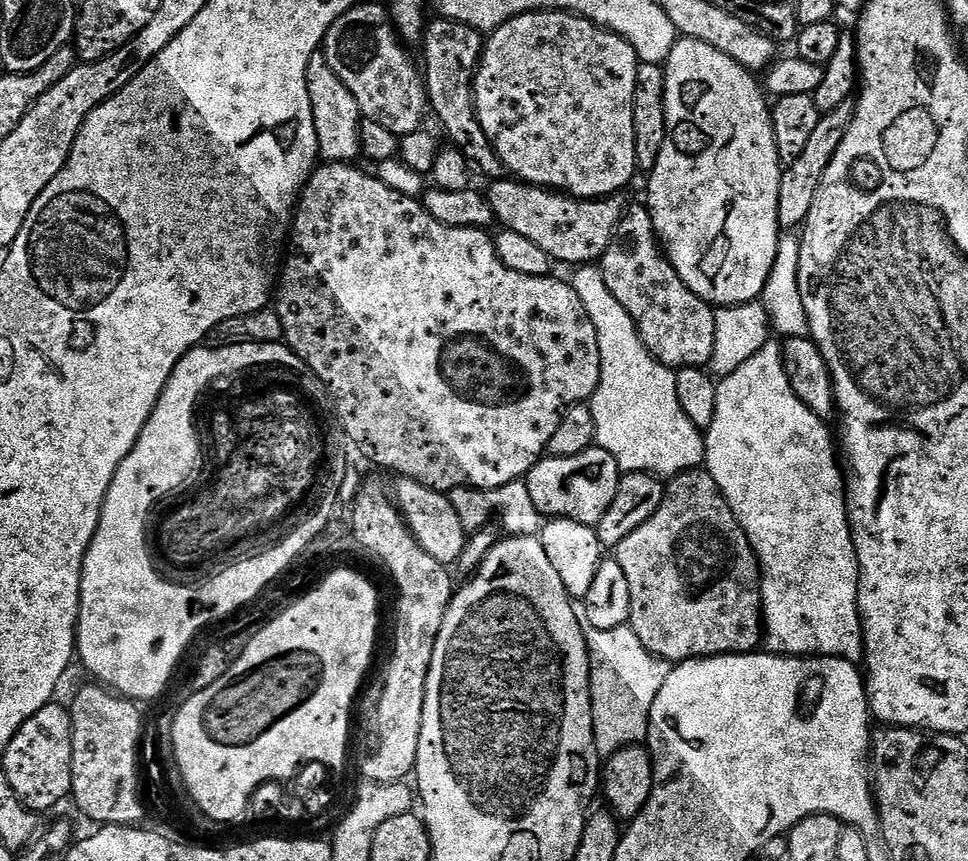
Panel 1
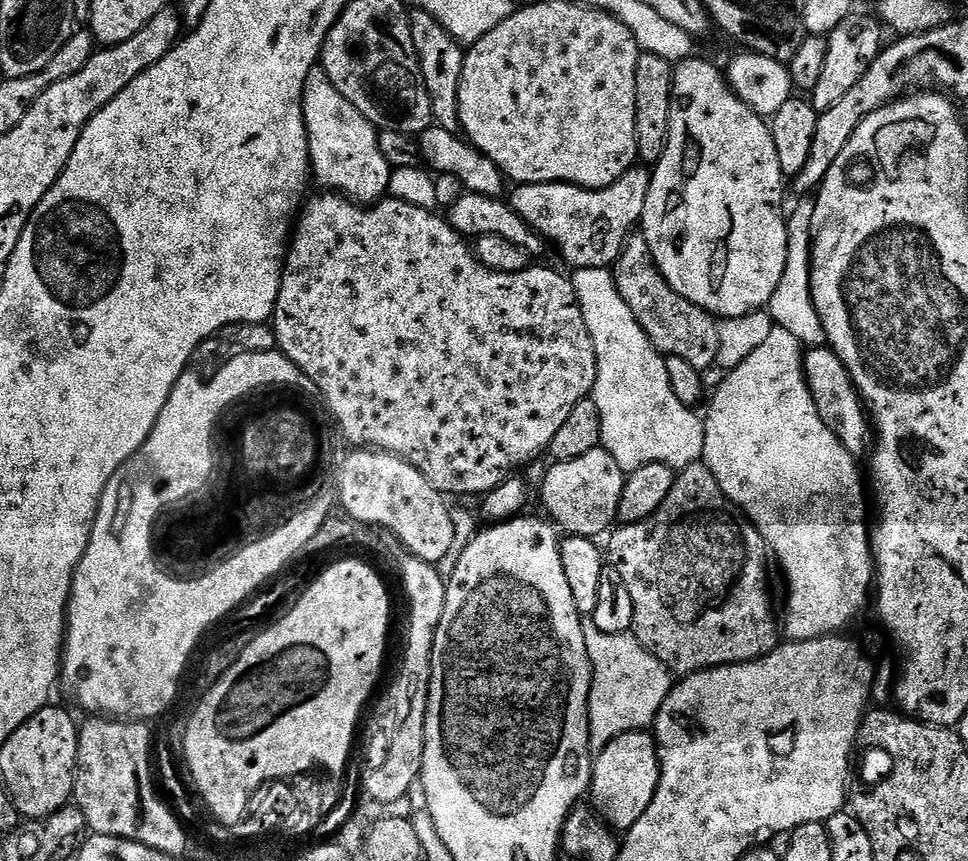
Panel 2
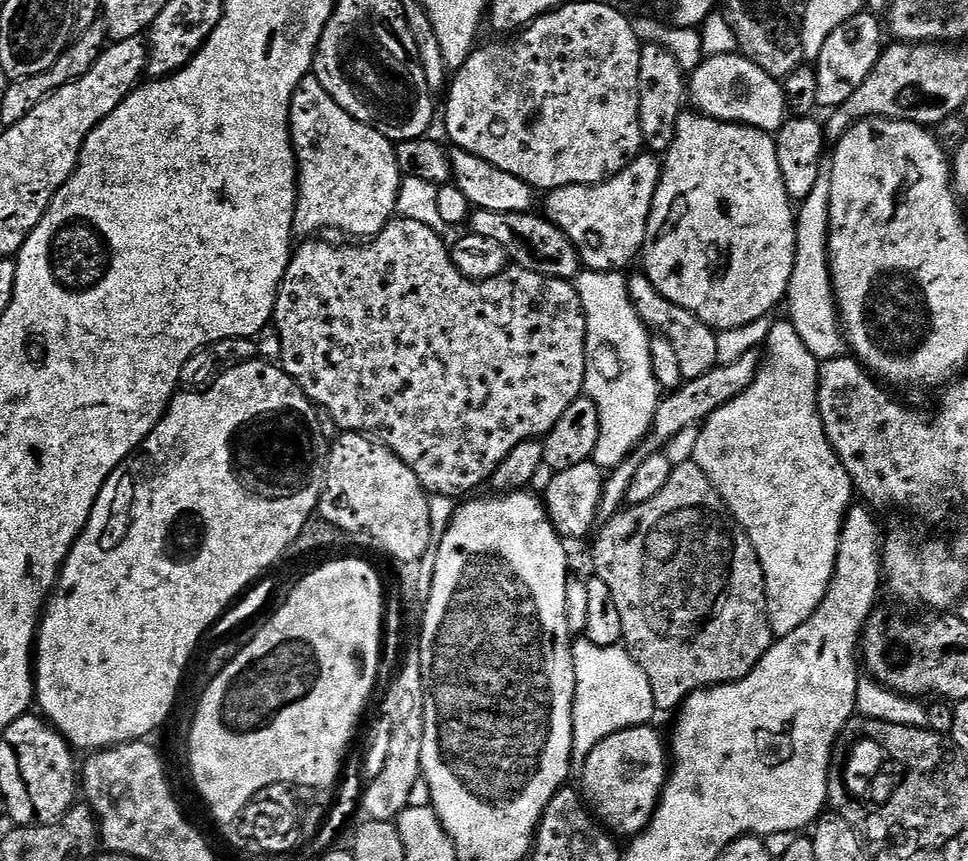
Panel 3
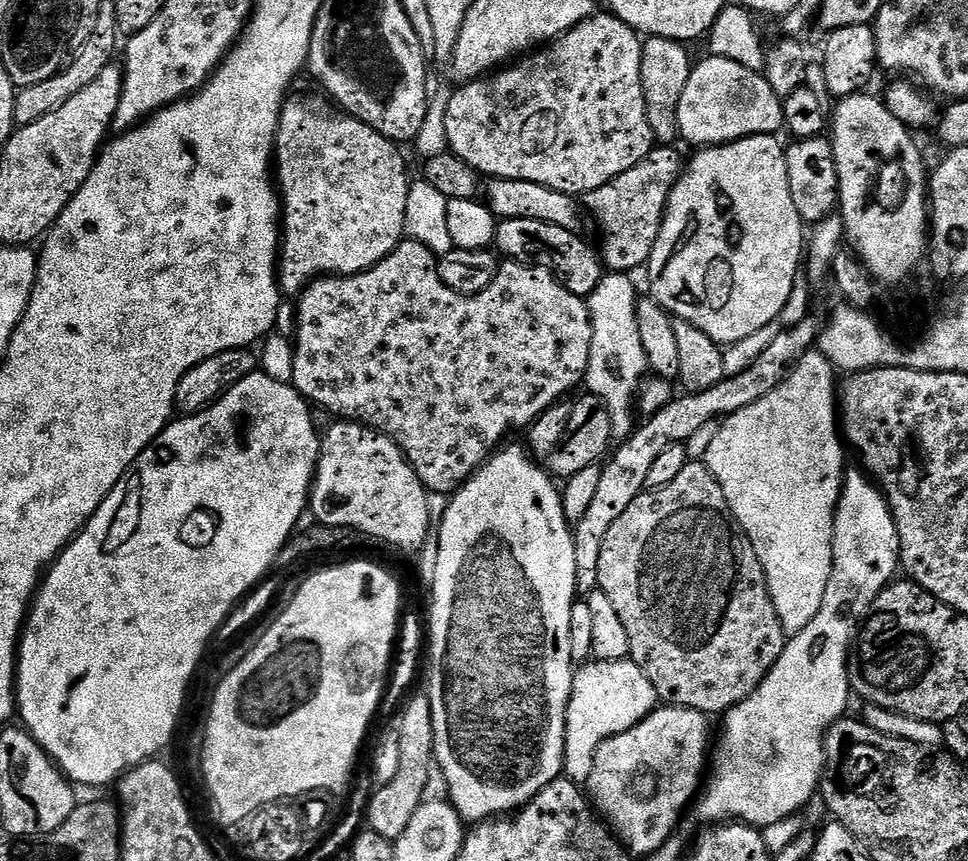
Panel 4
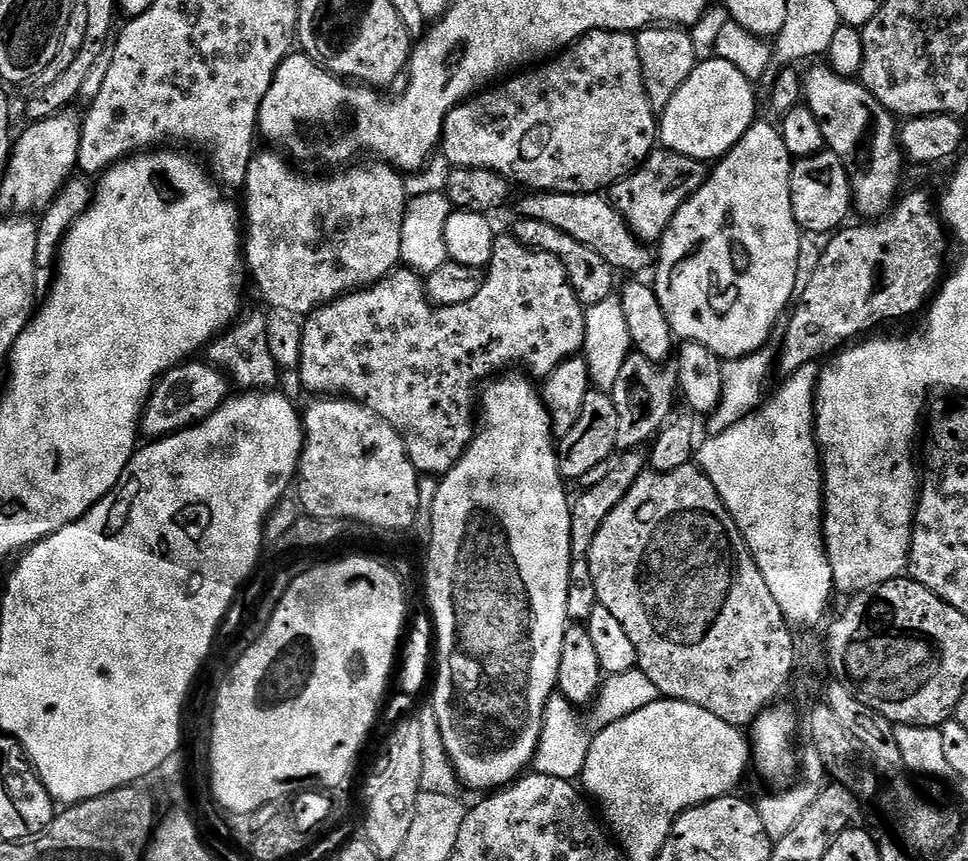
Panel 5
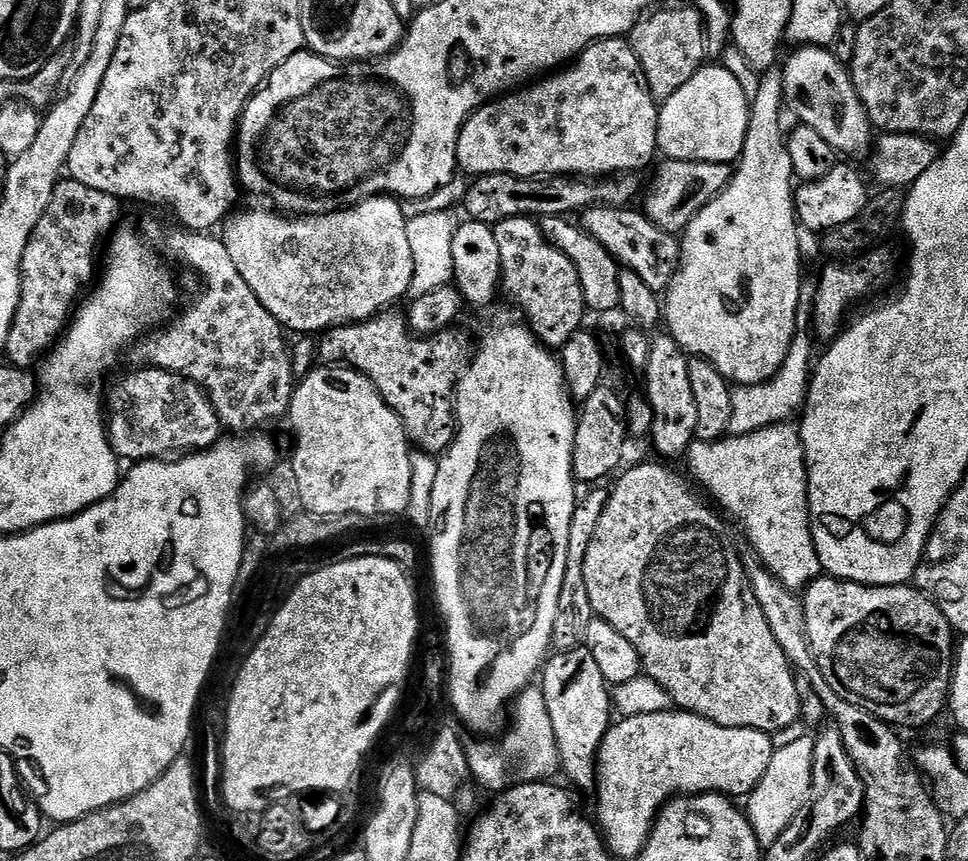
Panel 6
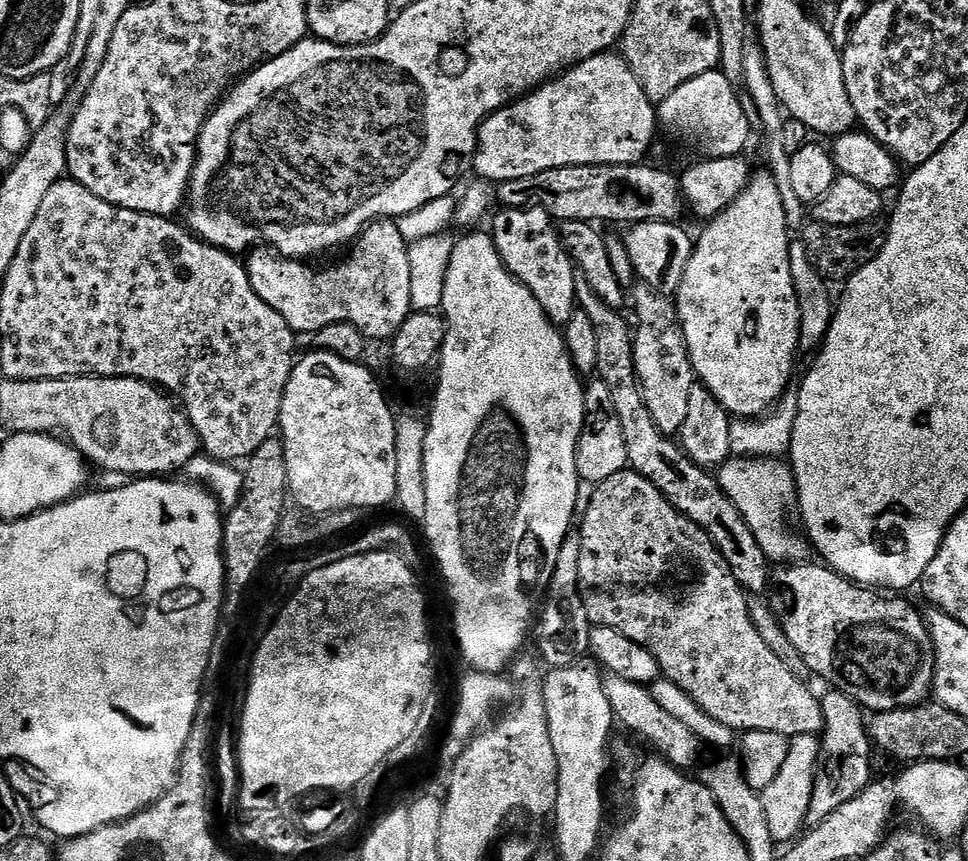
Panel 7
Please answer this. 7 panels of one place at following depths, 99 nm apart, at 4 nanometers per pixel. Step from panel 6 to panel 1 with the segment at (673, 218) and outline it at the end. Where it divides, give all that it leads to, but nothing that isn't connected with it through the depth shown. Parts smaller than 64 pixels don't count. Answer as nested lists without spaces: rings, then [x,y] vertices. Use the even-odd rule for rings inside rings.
[[[496,178],[489,184],[492,185],[486,188],[486,195],[495,223],[500,224],[501,229],[509,228],[514,230],[514,234],[523,234],[529,242],[534,242],[540,249],[546,250],[548,257],[557,265],[595,265],[606,246],[610,246],[610,238],[626,211],[626,200],[623,200],[625,197],[620,194],[598,200],[578,200],[575,196],[551,188],[541,188],[539,184],[525,184],[519,178]]]

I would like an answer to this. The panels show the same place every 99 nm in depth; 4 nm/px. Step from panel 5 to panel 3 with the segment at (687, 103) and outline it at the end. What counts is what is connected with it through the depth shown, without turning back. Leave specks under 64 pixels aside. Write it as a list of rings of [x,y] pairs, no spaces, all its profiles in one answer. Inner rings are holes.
[[[738,52],[707,57],[691,73],[688,94],[693,107],[705,117],[740,122],[766,134],[778,132],[788,116],[783,83]]]

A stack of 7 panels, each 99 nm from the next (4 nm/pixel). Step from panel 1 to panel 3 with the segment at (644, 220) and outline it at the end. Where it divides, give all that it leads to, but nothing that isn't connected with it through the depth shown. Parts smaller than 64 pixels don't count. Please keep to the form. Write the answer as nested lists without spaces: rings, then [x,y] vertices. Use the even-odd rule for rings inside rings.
[[[634,274],[628,276],[628,293],[632,299],[634,310],[638,318],[644,323],[645,328],[651,330],[657,336],[665,336],[674,350],[678,353],[678,363],[681,366],[685,380],[702,378],[709,370],[720,364],[718,358],[718,335],[706,322],[702,322],[690,310],[670,302],[650,282],[647,274]]]

